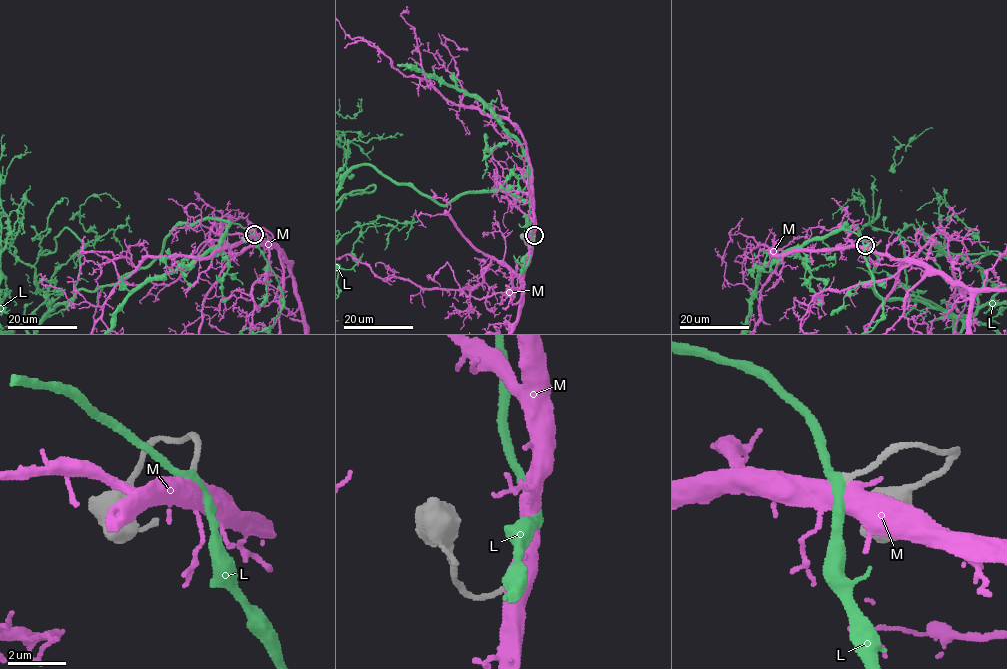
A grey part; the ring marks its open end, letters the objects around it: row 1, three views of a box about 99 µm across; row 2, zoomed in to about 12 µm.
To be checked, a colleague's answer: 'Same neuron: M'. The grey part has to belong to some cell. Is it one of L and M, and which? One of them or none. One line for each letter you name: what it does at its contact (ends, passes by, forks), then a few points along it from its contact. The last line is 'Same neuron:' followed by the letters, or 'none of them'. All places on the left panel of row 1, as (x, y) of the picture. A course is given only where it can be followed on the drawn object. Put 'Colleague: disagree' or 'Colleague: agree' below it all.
L: It passes by. Its course: (253, 234), (179, 223), (146, 266), (54, 309), (82, 242), (64, 227), (41, 252), (149, 282)
Same neuron: L
Colleague: disagree

